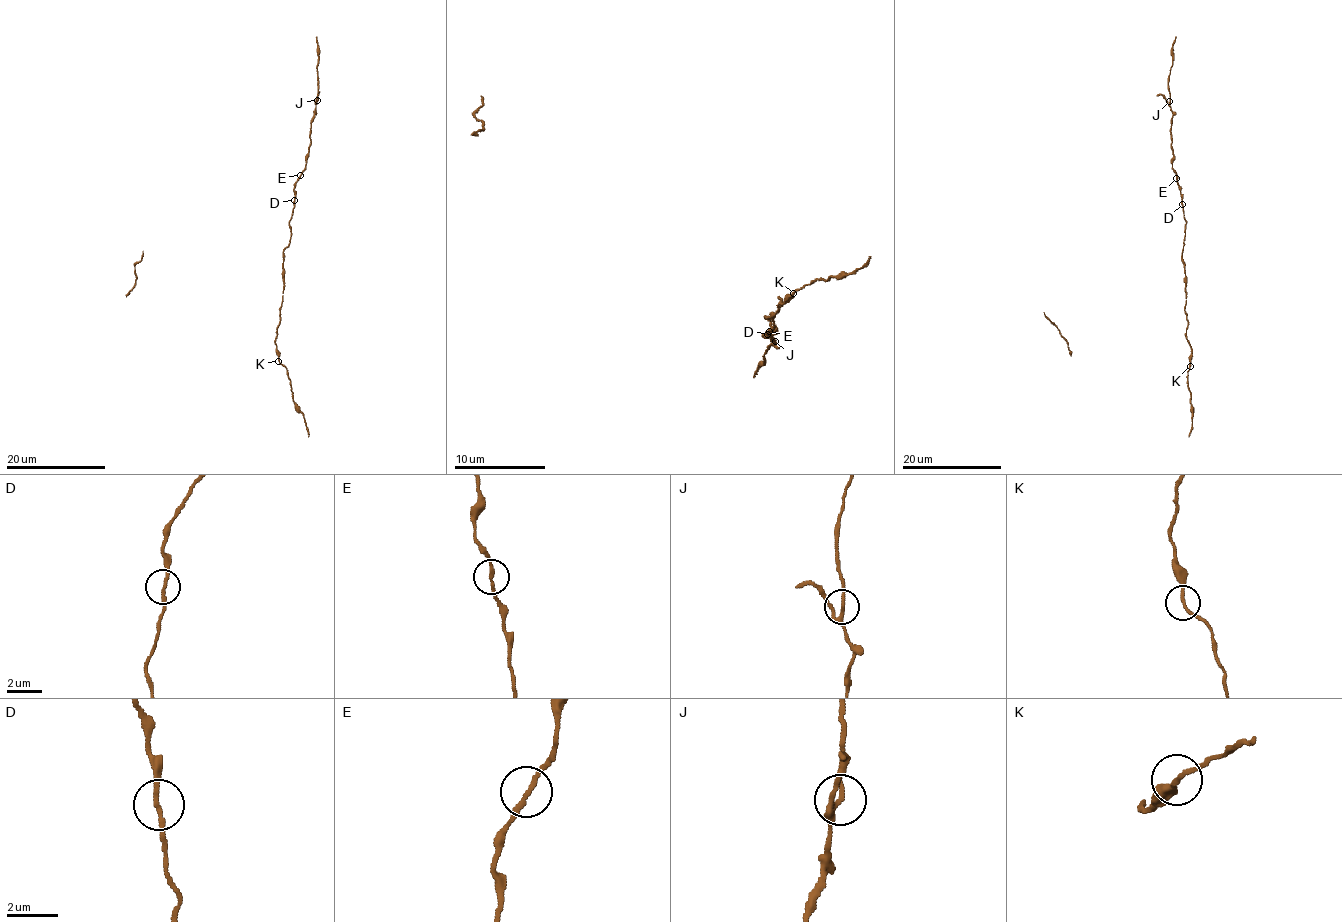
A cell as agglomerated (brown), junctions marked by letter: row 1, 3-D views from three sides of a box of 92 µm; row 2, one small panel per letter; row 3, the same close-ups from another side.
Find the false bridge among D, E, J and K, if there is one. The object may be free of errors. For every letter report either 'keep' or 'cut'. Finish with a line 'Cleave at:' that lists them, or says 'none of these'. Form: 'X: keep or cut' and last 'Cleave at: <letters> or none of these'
D: keep
E: keep
J: keep
K: keep
Cleave at: none of these

